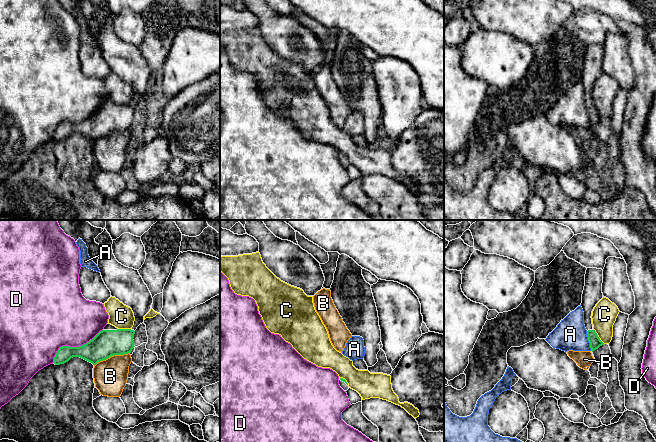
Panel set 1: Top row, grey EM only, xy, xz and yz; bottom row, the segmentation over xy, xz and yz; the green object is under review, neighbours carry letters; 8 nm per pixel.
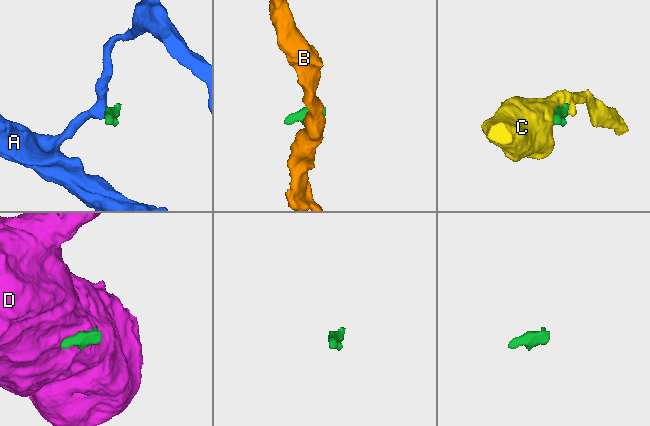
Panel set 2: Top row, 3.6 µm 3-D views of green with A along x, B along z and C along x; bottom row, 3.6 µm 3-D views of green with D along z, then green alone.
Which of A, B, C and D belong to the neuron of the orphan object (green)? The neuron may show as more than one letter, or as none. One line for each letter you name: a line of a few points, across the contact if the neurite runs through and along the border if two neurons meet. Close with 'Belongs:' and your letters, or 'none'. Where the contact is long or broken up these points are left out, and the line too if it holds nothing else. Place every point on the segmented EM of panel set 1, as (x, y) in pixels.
Belongs: none

